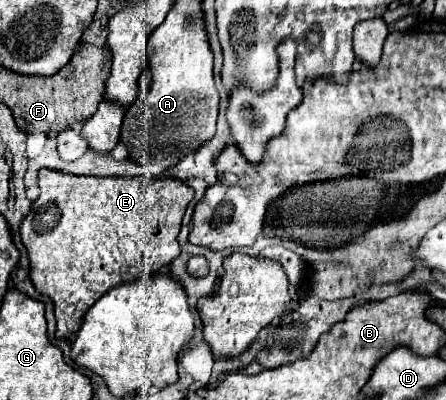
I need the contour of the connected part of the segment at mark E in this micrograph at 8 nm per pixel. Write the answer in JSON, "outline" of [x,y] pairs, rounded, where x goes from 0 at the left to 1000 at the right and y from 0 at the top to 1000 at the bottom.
{"outline":[[[90,423],[90,493],[45,563],[76,718],[126,763],[126,843],[161,848],[193,778],[251,718],[336,693],[404,638],[399,583],[435,478],[372,443],[211,443]]]}

